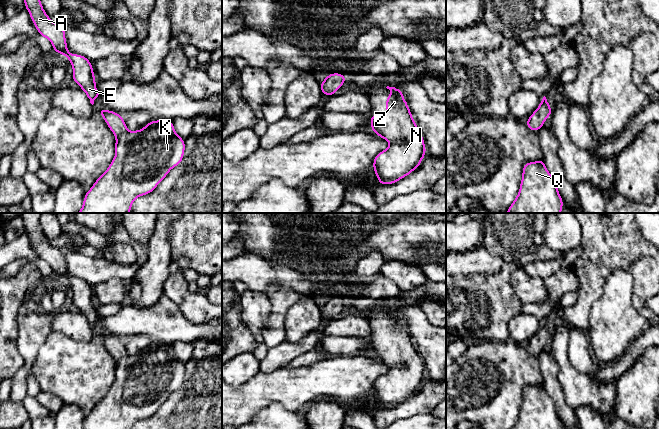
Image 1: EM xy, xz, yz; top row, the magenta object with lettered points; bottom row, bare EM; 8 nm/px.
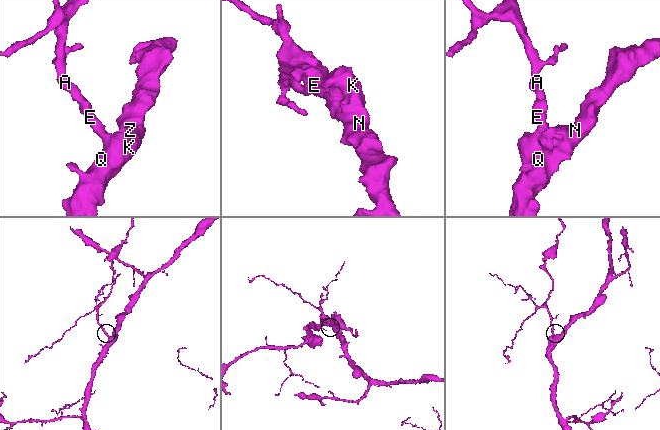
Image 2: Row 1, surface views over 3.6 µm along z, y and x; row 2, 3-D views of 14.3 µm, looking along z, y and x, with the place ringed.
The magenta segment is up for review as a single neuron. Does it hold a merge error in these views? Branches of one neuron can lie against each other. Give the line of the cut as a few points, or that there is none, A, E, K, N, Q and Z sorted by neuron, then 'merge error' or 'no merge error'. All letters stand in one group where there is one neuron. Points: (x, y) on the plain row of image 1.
no cut; A E K N Q Z; no merge error

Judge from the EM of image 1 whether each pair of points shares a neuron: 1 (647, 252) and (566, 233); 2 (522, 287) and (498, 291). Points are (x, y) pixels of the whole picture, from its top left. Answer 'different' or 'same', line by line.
1: different
2: different

